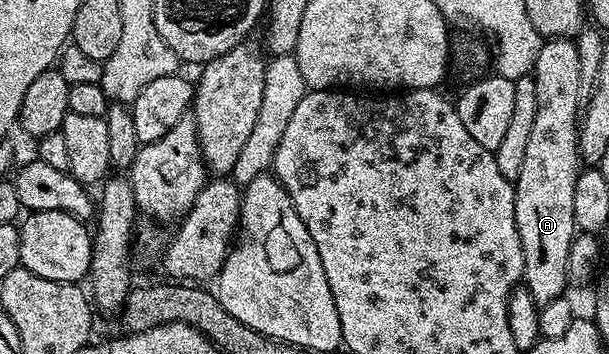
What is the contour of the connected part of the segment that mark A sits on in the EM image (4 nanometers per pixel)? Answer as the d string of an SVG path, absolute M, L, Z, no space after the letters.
M573 38L547 39L532 72L536 81L536 122L528 136L520 177L513 180L516 229L524 249L524 286L541 305L563 298L569 275L569 251L576 236L572 205L580 170L578 125L580 122L580 53Z

